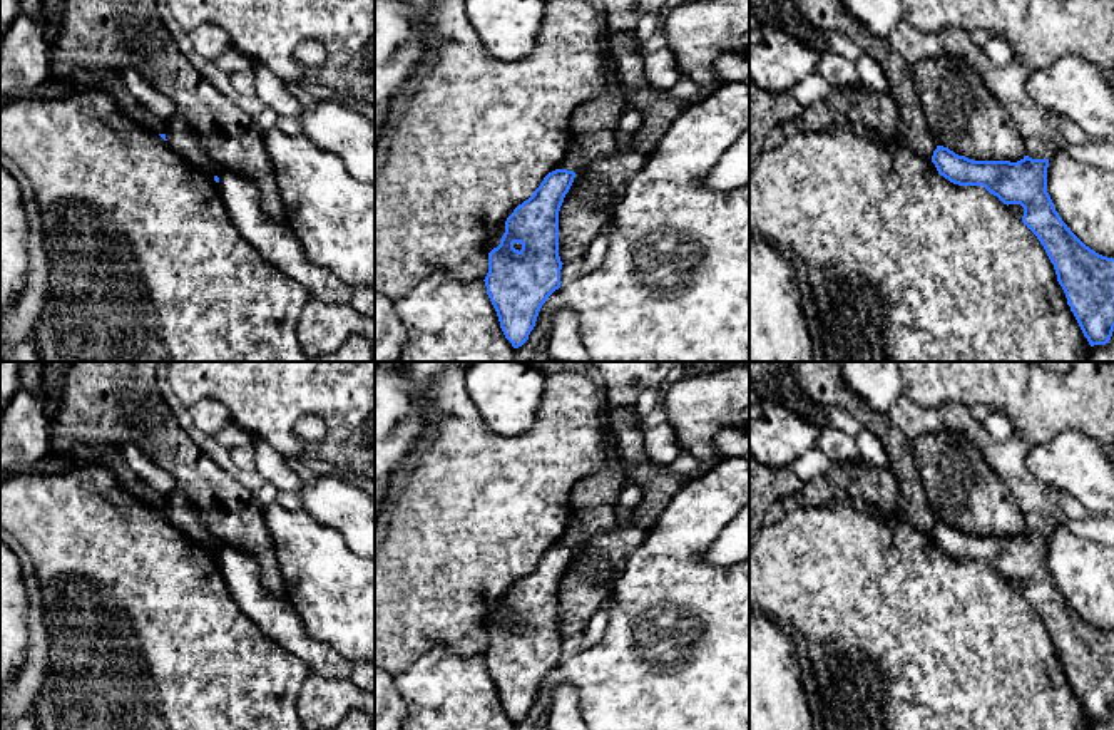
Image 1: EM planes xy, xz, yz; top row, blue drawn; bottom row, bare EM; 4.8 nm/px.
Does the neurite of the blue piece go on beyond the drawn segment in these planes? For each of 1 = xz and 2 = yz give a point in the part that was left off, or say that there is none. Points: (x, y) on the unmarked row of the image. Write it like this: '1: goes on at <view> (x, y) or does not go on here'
1: does not go on here
2: does not go on here

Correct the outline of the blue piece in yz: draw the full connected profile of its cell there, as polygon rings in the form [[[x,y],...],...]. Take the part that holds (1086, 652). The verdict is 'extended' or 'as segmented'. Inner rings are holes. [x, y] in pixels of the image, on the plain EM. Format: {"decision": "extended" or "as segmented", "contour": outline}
{"decision": "as segmented", "contour": [[[937,521],[932,531],[940,551],[958,561],[984,561],[1004,579],[1020,579],[1024,583],[1022,598],[1037,611],[1050,638],[1057,656],[1062,661],[1067,680],[1074,688],[1089,720],[1109,718],[1114,707],[1114,633],[1102,631],[1086,621],[1062,596],[1047,568],[1049,534],[1032,534],[1024,531],[1017,537],[1010,536],[973,536],[958,531],[948,522]]]}

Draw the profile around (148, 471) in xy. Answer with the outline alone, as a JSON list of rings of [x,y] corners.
[[[124,445],[120,454],[137,479],[166,496],[171,496],[176,491],[176,481],[171,474],[146,457],[137,445]]]

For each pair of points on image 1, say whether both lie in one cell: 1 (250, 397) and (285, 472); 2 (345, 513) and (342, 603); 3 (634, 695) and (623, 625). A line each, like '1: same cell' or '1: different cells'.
1: different cells
2: different cells
3: same cell

